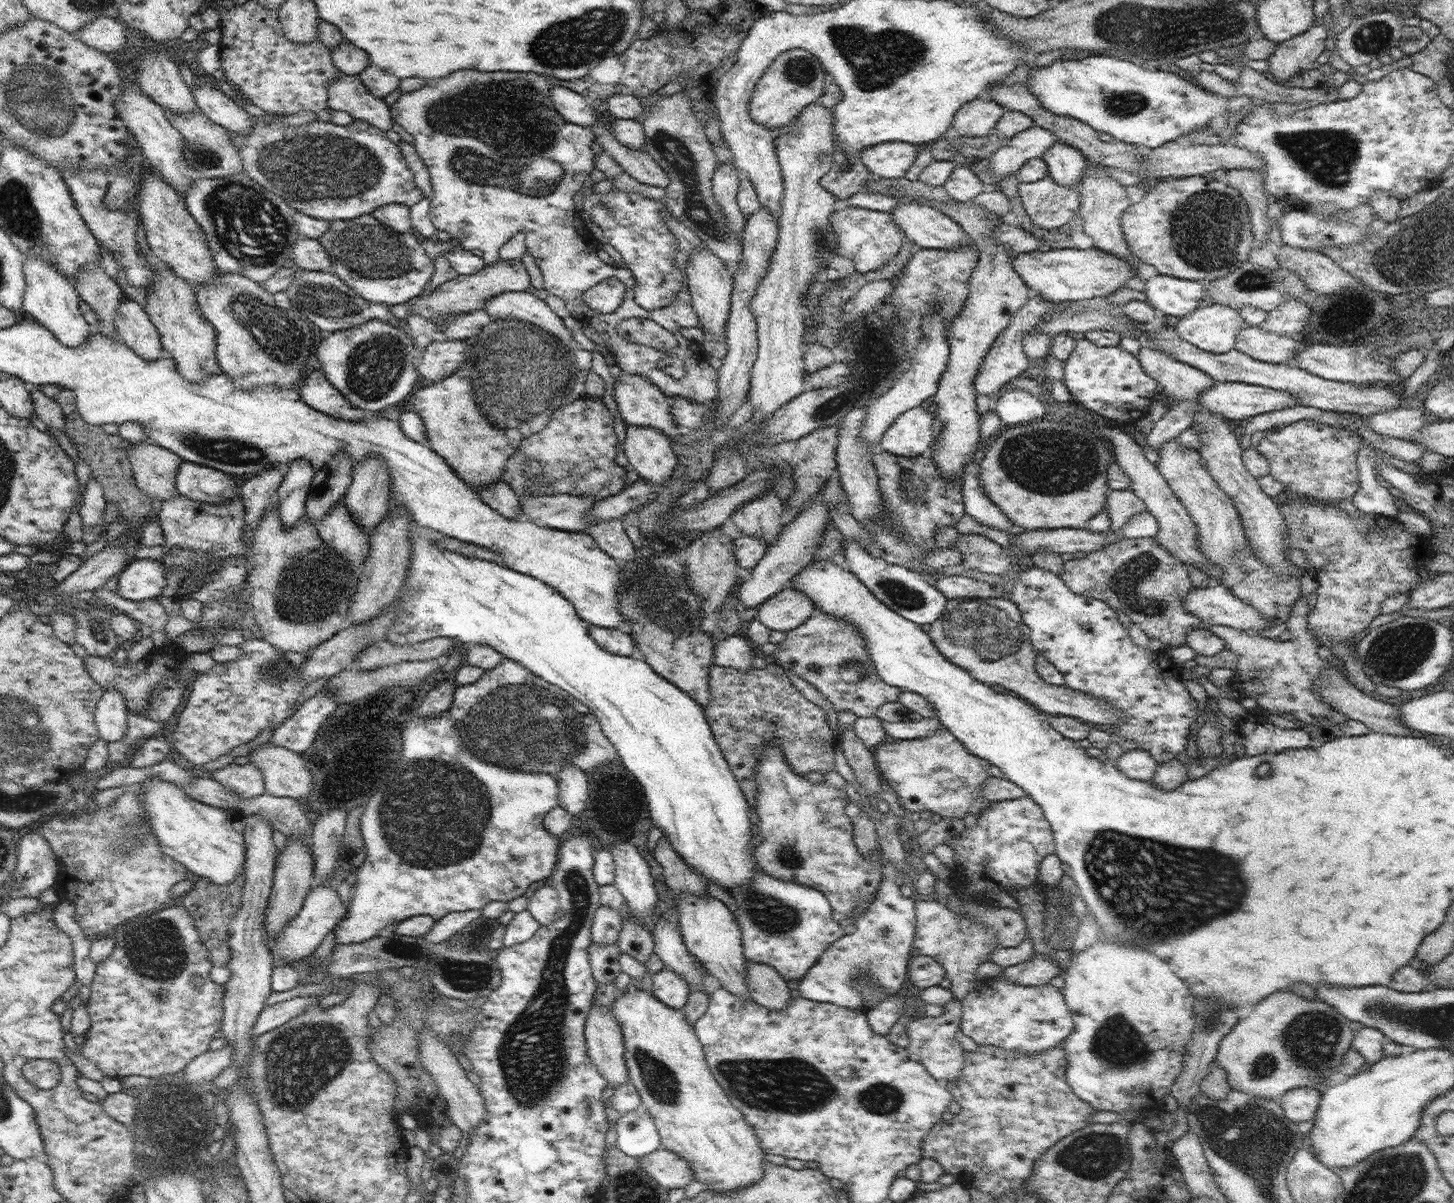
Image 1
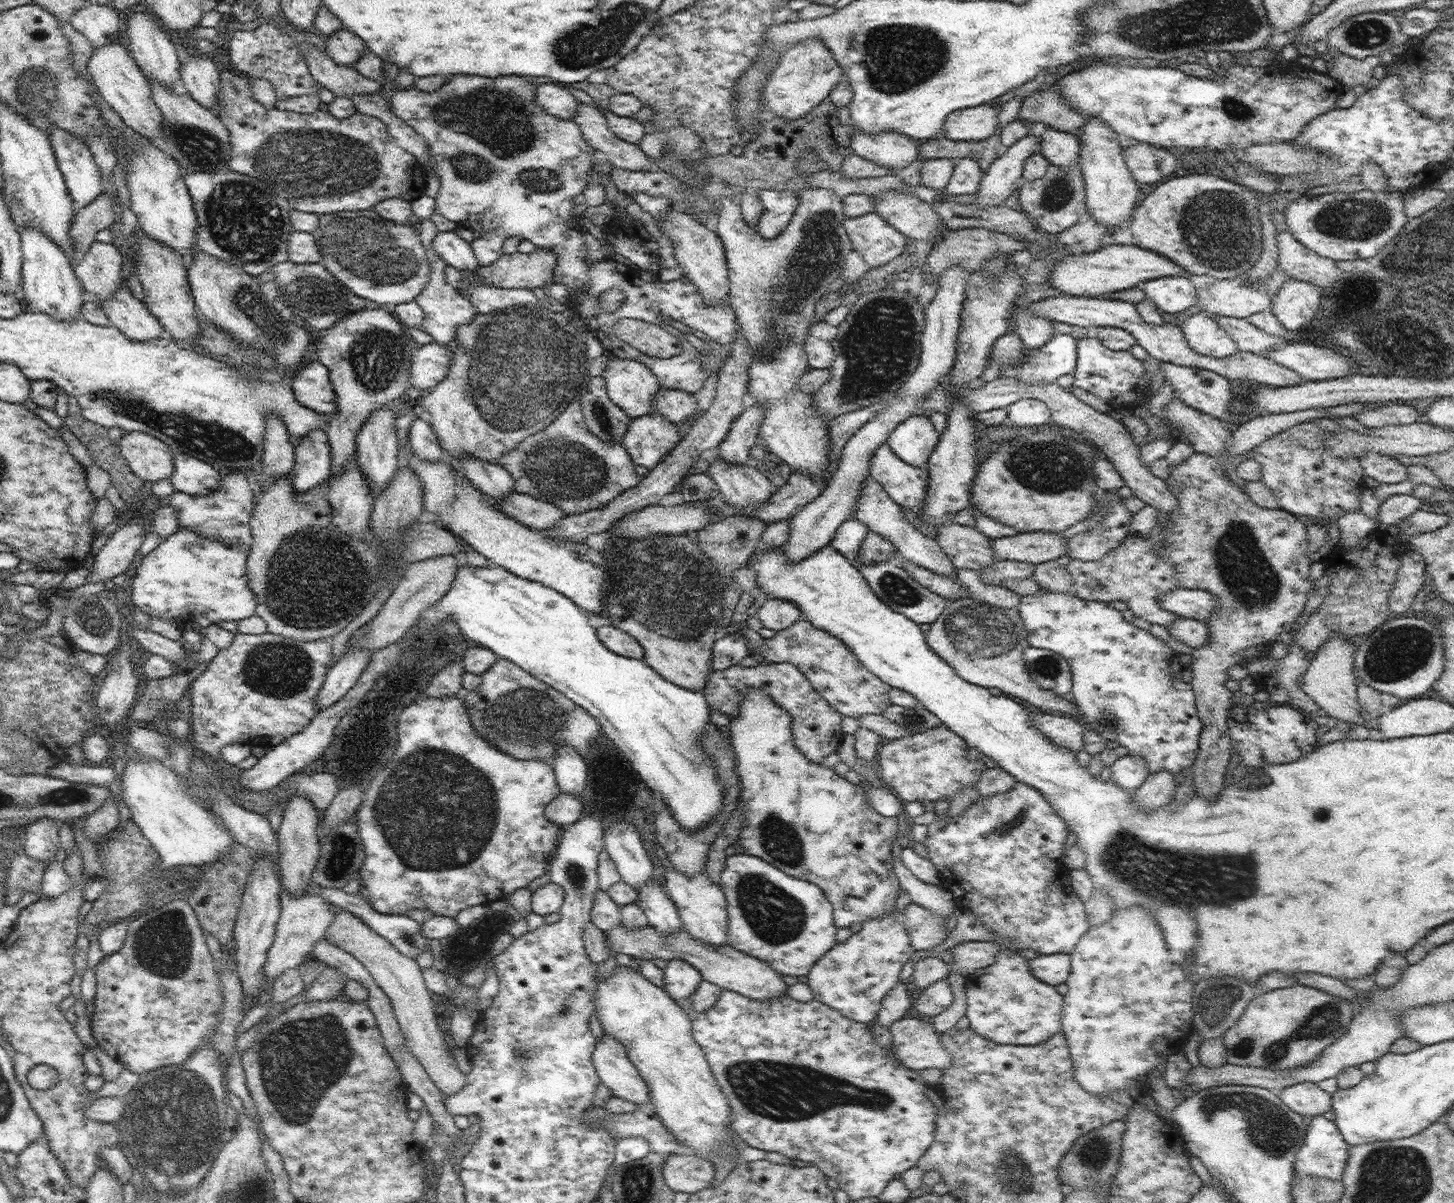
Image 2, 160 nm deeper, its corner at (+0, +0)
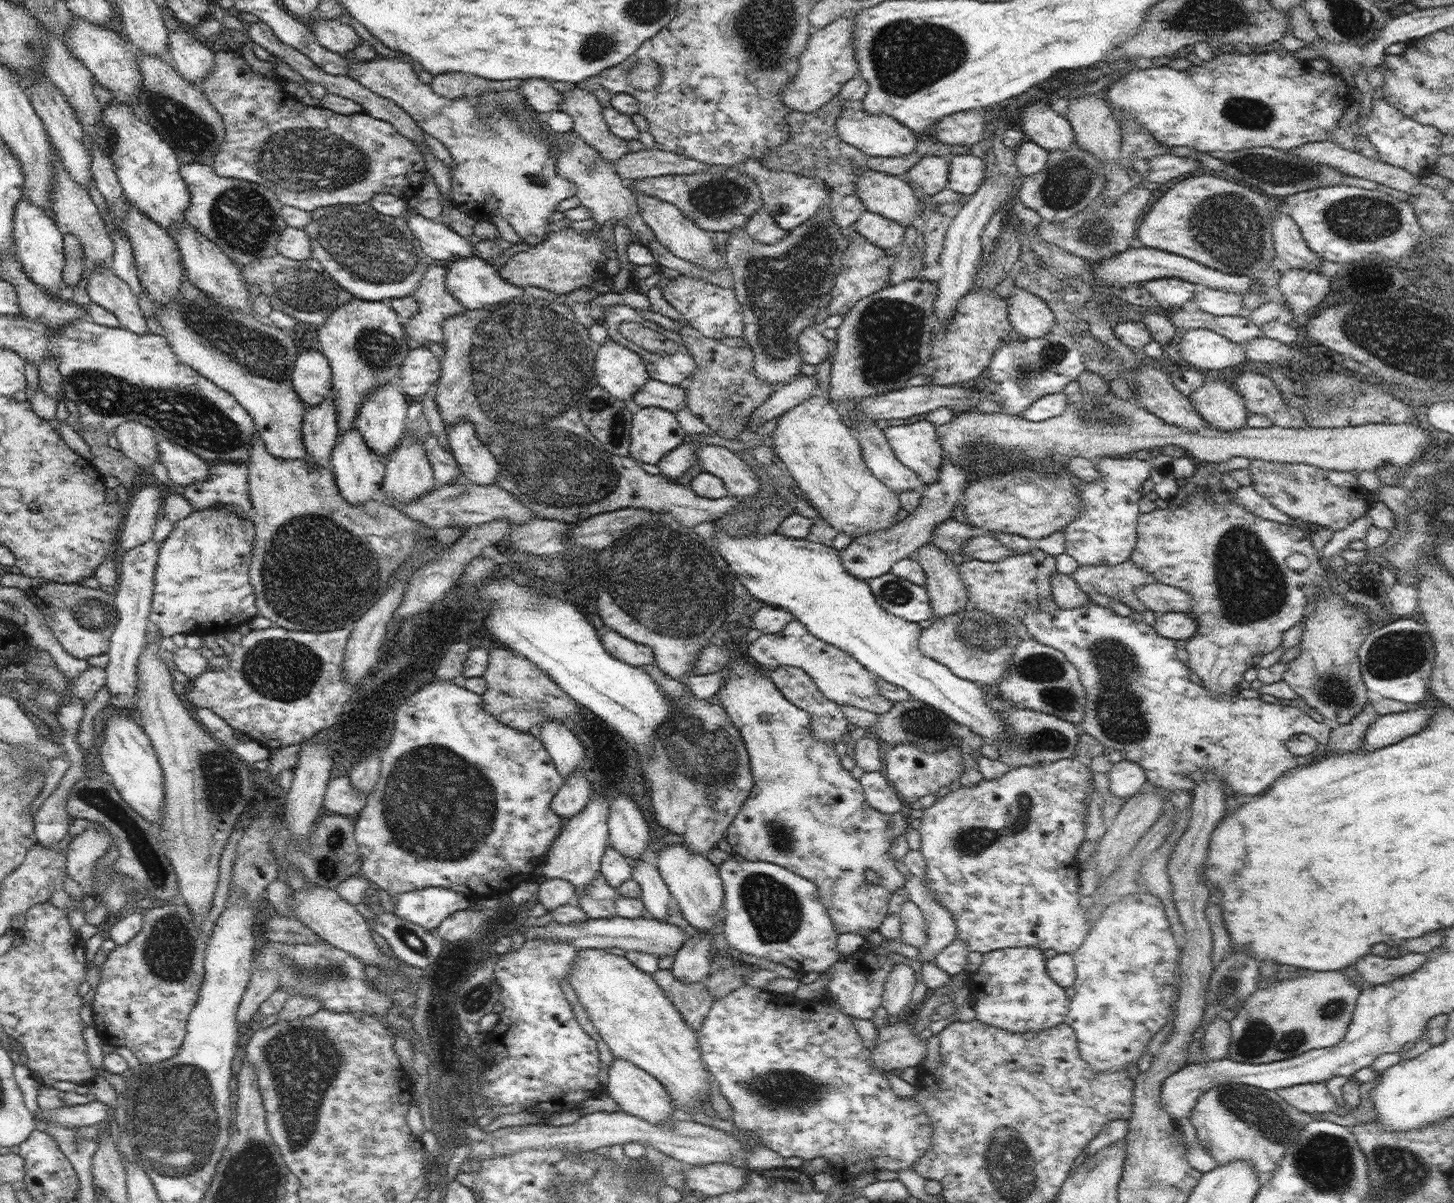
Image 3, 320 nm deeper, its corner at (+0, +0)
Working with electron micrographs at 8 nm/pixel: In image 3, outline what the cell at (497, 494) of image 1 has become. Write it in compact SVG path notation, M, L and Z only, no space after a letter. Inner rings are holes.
M460 420L454 426L446 427L451 454L456 459L465 480L479 485L494 485L500 474L504 474L500 464L489 448L476 434L470 420Z

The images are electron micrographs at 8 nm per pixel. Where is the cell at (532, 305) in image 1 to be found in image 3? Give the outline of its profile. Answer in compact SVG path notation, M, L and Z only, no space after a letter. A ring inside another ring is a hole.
M478 255L455 258L446 267L446 289L466 309L474 310L500 301L507 301L523 294L522 287L514 286L499 276L499 270Z

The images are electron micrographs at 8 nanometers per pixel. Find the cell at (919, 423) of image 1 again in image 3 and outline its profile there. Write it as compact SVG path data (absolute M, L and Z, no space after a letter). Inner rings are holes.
M922 420L885 428L884 431L888 444L902 464L916 472L926 485L938 480L943 450L934 424Z

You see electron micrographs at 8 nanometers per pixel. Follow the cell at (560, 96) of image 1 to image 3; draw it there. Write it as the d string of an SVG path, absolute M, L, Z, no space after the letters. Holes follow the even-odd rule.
M524 79L520 91L524 95L527 106L536 113L552 112L560 108L563 95L552 87L551 81L547 79Z

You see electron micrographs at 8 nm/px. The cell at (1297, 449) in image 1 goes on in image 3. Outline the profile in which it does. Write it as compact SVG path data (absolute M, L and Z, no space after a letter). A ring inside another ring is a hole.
M1251 460L1248 467L1251 470L1251 479L1254 490L1270 501L1272 506L1275 506L1288 516L1301 524L1308 522L1320 524L1330 530L1337 531L1351 525L1354 520L1366 514L1369 509L1370 502L1367 499L1368 491L1359 486L1358 471L1340 472L1338 470L1326 470L1304 463L1288 463L1274 462L1266 460Z

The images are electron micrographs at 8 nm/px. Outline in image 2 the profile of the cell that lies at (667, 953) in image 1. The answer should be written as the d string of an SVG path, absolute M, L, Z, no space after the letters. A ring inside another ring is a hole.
M650 880L638 890L637 904L644 911L648 922L661 935L667 937L683 928L674 902L665 891L665 886Z

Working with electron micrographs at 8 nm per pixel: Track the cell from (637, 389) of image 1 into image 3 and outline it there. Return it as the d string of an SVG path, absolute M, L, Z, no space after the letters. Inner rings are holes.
M610 338L599 346L595 356L598 385L620 400L633 400L634 393L650 379L641 356Z

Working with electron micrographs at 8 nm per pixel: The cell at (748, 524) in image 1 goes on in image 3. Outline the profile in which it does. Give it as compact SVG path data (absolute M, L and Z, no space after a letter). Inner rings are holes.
M702 445L697 448L696 456L706 472L724 481L728 495L732 497L742 499L754 497L762 487L752 467L728 448Z

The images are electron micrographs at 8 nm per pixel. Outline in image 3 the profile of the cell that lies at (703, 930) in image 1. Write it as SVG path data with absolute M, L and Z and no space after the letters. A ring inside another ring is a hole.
M670 844L661 847L658 852L659 873L671 892L673 904L683 914L681 920L688 921L700 931L714 930L722 925L724 915L724 889L718 867L712 864L704 854L690 850L686 845Z

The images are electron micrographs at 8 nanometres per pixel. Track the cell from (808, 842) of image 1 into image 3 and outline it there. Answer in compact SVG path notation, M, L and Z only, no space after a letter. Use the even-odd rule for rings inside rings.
M739 653L729 666L732 670L717 695L747 746L754 784L724 838L730 843L733 853L737 852L745 859L772 862L813 882L839 935L854 932L868 936L889 916L892 893L904 887L905 877L896 869L888 848L896 836L906 834L908 830L905 812L886 814L872 808L862 792L860 781L842 766L835 744L817 741L812 736L811 716L788 702L774 682L762 674L760 667L751 666ZM868 868L880 876L876 885L866 881Z

